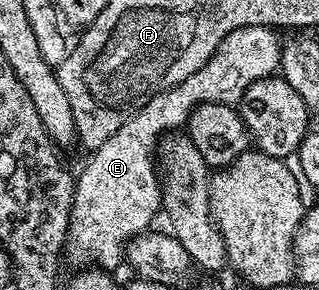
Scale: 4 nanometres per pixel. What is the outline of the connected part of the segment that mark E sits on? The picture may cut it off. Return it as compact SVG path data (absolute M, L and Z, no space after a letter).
M262 25L261 27L241 27L237 31L229 31L225 39L213 51L209 63L201 67L201 71L193 71L189 79L177 83L164 93L157 94L141 111L137 111L99 149L90 154L87 166L77 173L75 183L75 199L71 208L71 223L67 228L67 243L65 246L66 260L71 260L75 267L91 267L94 261L107 261L110 257L122 258L125 246L135 236L140 227L147 227L161 209L163 191L161 177L157 172L157 150L161 138L168 131L179 131L186 126L189 115L201 103L221 103L235 105L245 95L245 91L257 79L272 76L279 69L279 60L283 50L283 41L274 28Z

